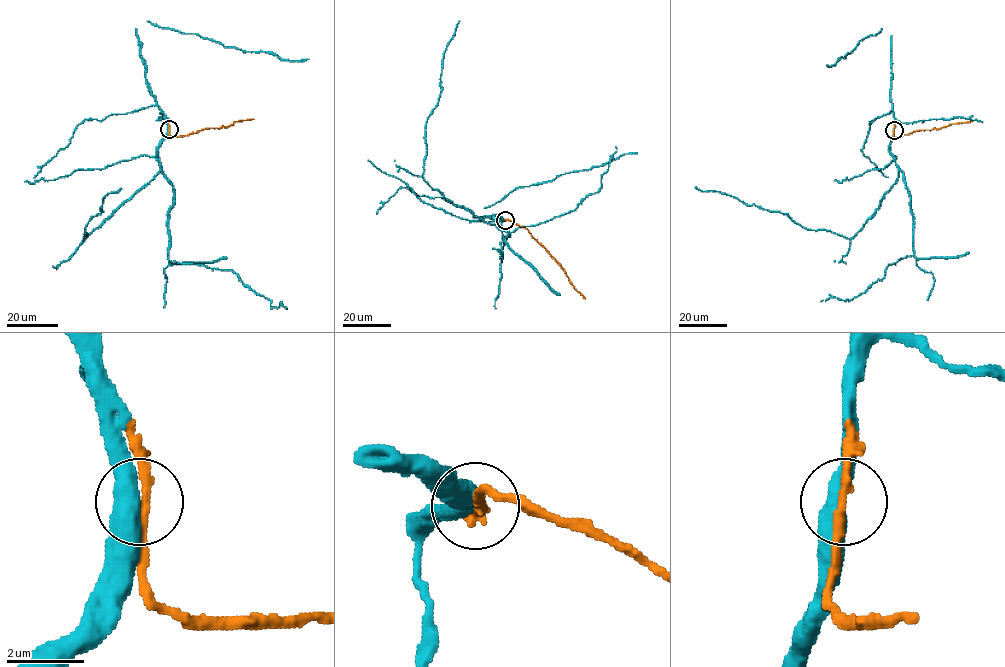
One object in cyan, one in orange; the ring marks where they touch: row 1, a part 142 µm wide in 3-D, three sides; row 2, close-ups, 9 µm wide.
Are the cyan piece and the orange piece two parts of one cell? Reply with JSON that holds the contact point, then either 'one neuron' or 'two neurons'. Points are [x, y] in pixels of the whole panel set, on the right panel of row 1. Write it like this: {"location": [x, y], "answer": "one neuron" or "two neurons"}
{"location": [894, 130], "answer": "one neuron"}

